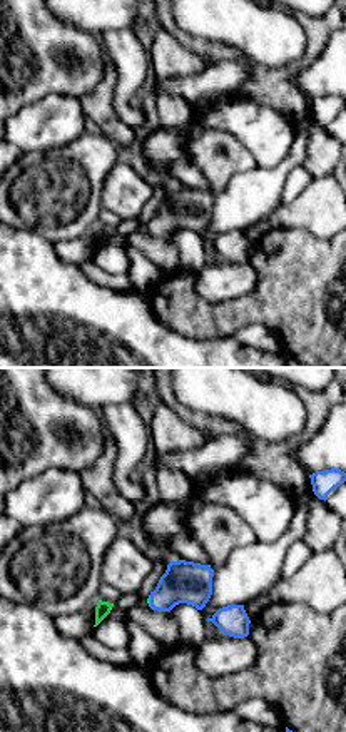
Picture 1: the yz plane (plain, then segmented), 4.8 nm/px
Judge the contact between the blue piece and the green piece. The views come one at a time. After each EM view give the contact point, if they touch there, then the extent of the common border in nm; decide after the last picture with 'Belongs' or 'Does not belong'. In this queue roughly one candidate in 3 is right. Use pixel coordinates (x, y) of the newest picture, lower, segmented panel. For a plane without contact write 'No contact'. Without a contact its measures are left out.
Touches blue at (151, 602). Shared border 70 nm

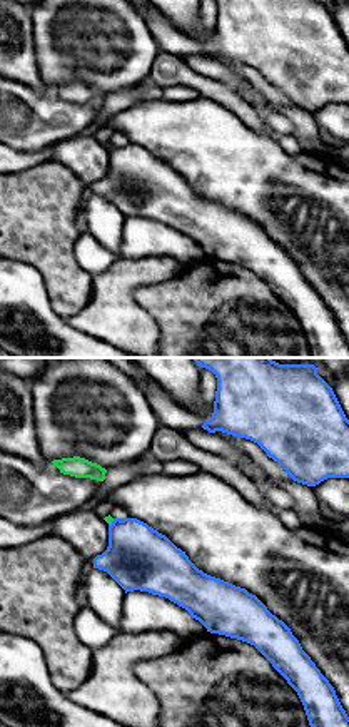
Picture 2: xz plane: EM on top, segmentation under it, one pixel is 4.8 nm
Touches blue at (112, 522). Shared border 50 nm

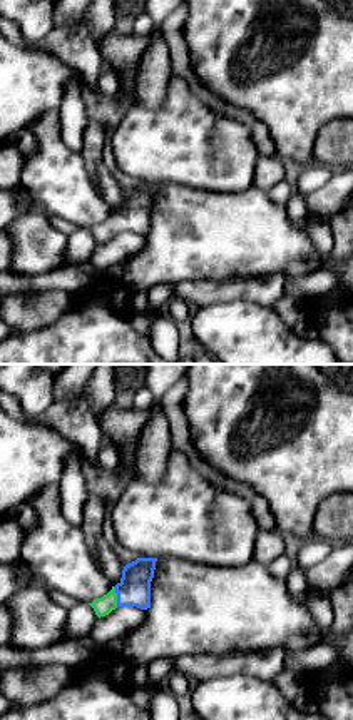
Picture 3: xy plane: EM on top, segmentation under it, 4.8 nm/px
Touches blue at (117, 597). Shared border 100 nm

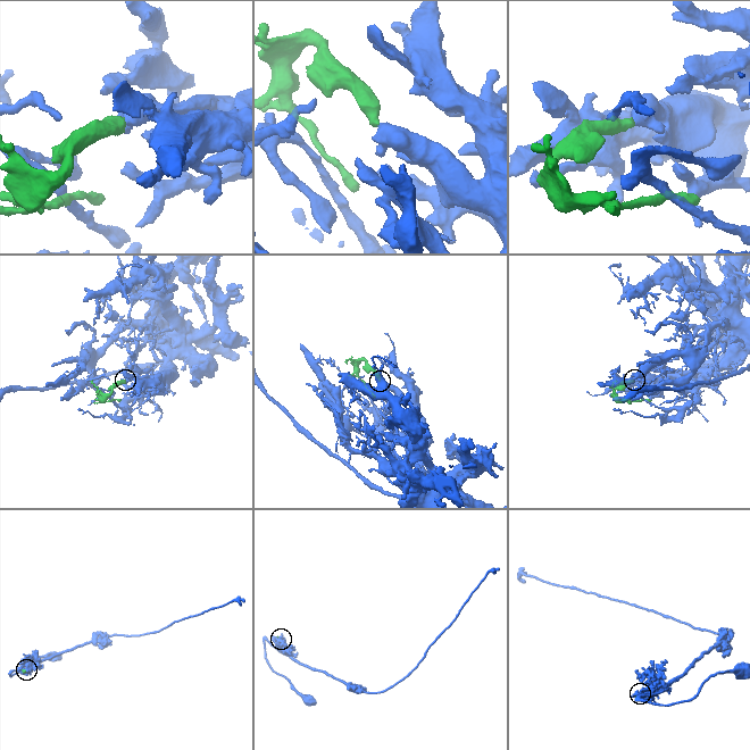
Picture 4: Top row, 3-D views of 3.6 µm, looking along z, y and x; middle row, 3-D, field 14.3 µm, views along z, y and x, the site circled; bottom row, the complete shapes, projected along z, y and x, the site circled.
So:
Belongs

